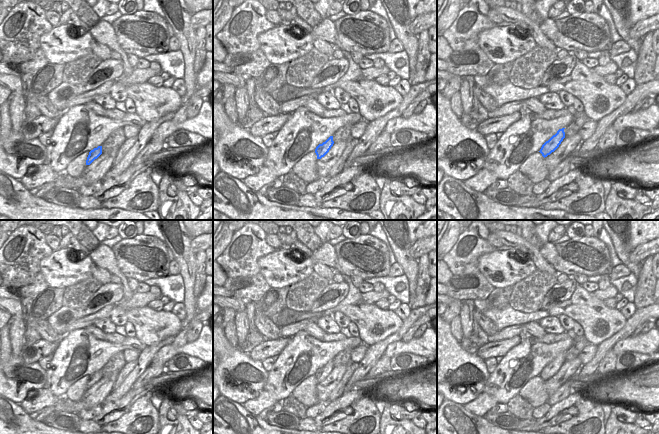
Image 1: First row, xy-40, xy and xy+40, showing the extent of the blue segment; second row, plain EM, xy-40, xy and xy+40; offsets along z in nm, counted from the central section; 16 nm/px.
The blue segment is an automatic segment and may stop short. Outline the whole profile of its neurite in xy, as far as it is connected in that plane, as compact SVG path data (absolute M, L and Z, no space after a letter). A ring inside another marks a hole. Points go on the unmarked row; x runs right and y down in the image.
M330 360L325 366L319 368L315 373L317 383L321 383L322 381L324 381L329 376L333 368L333 360Z

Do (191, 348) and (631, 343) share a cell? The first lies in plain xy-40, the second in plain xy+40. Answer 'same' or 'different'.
same

